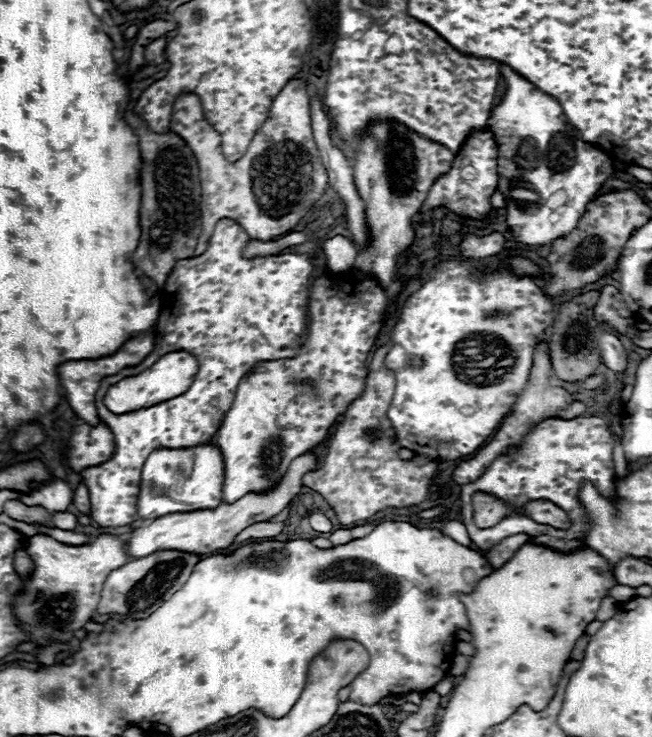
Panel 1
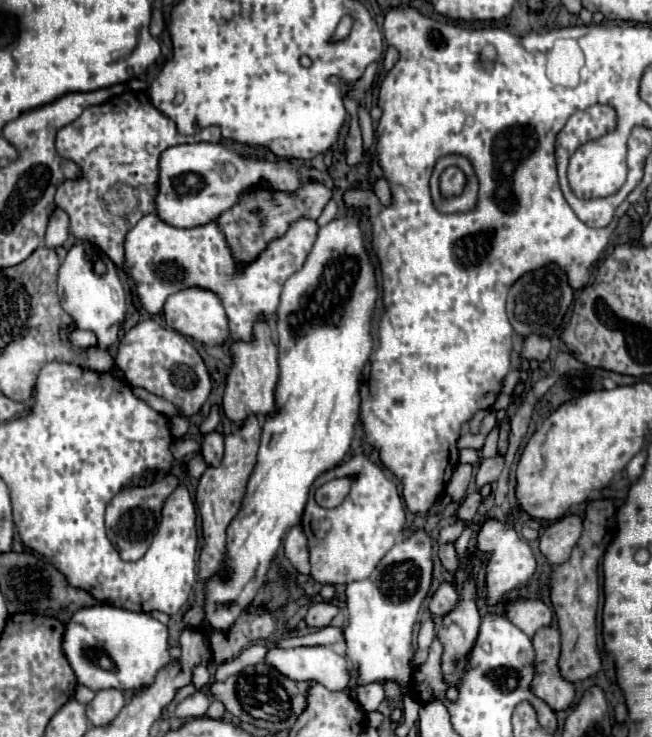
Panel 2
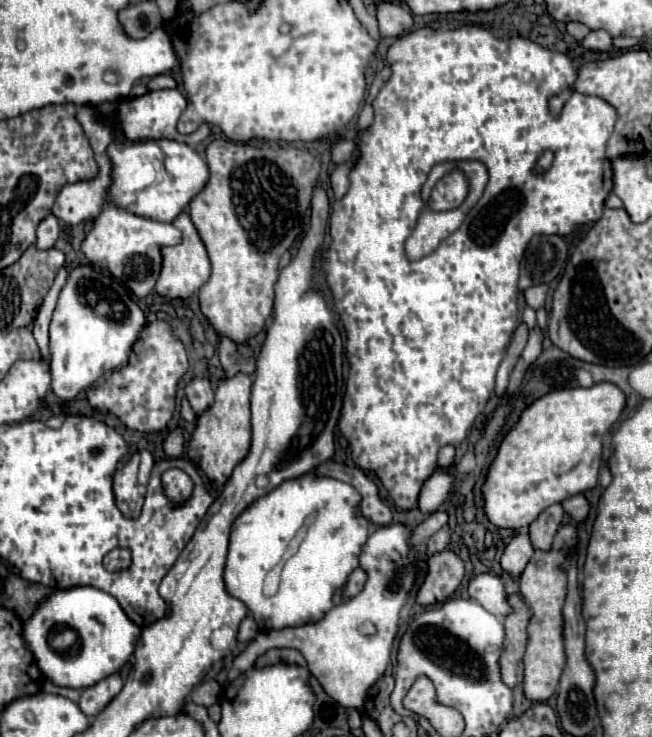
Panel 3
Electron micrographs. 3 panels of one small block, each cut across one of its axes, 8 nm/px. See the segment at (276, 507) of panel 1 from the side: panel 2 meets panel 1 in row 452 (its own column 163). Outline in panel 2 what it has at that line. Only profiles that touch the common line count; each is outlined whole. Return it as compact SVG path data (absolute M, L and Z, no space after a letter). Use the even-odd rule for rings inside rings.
M192 286L192 288L180 290L176 294L170 294L164 302L162 314L164 314L164 320L170 328L174 328L180 334L190 336L198 342L204 342L210 346L228 342L228 318L226 318L226 312L224 312L220 298L212 290Z

